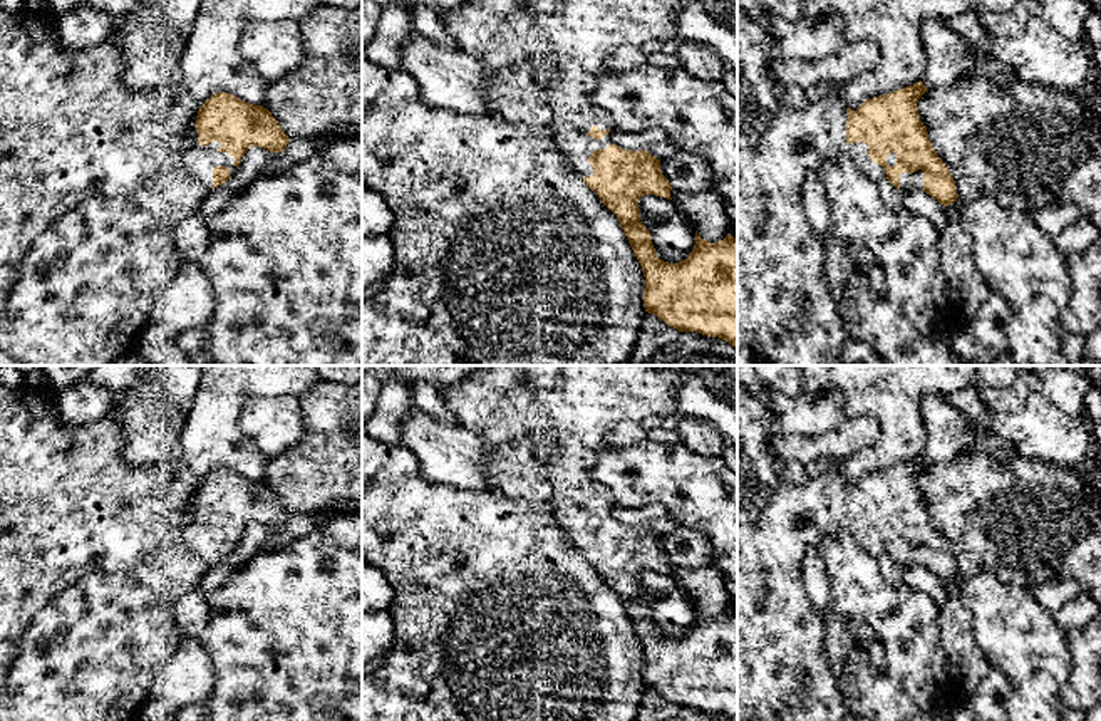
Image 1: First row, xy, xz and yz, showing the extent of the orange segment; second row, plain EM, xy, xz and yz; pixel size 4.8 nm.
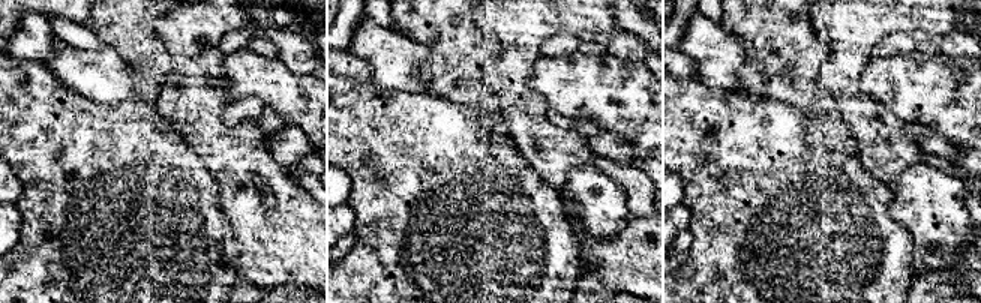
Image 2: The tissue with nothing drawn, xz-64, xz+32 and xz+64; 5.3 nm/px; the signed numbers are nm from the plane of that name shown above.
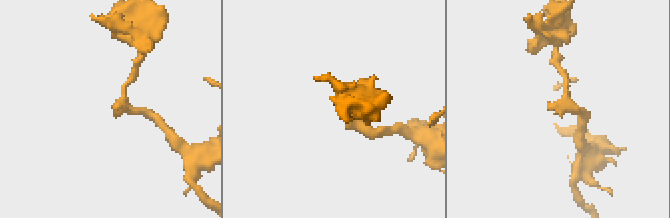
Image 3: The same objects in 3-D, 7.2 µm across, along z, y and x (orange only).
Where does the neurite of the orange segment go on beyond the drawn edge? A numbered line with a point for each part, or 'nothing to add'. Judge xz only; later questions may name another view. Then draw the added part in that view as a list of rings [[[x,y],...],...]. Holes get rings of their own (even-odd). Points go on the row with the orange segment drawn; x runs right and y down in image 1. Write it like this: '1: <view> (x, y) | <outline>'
1: xz (575, 148) | [[[587,112],[583,116],[573,117],[573,131],[571,132],[558,132],[551,136],[555,148],[560,154],[565,156],[568,164],[578,173],[583,179],[587,176],[593,176],[593,169],[588,163],[588,158],[593,154],[595,149],[605,149],[613,143],[613,122],[608,112]],[[597,126],[600,131],[608,129],[610,132],[605,134],[602,139],[593,139],[590,136],[583,136],[583,131],[592,131]]]

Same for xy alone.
1: xy (198, 160) | [[[198,132],[193,134],[189,139],[188,148],[181,154],[181,161],[178,166],[183,166],[189,176],[201,183],[208,191],[213,189],[213,169],[216,166],[225,166],[230,169],[230,176],[236,174],[236,166],[233,164],[235,159],[228,153],[220,153],[218,148],[220,143],[209,143],[208,146],[203,146],[198,141]]]

